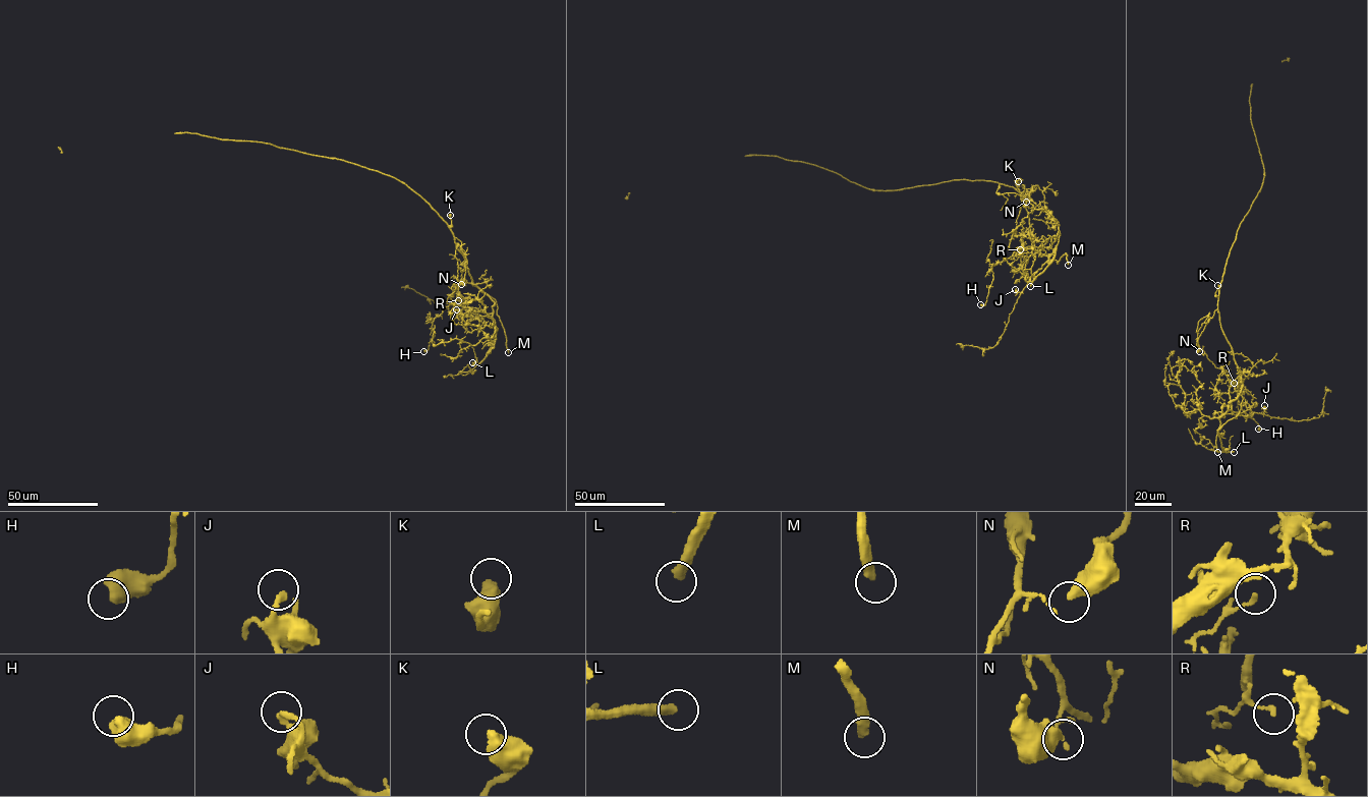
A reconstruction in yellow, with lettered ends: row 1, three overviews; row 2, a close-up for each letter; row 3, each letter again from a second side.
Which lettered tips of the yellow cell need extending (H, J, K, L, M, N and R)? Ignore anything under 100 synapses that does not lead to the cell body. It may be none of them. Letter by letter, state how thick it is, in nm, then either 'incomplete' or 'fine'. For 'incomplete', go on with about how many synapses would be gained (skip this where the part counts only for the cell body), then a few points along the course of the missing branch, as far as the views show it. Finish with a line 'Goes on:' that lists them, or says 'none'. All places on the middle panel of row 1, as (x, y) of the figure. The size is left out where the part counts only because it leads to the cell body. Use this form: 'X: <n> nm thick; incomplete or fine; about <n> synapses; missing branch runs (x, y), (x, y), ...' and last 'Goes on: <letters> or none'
H: 600 nm thick; fine
J: 200 nm thick; fine
K: 550 nm thick; fine
L: 380 nm thick; incomplete; about 350 synapses; missing branch runs (1030, 286), (1012, 317), (998, 320), (970, 336), (952, 324), (920, 314)
M: 320 nm thick; incomplete
N: 320 nm thick; fine
R: 140 nm thick; fine
Goes on: L, M

